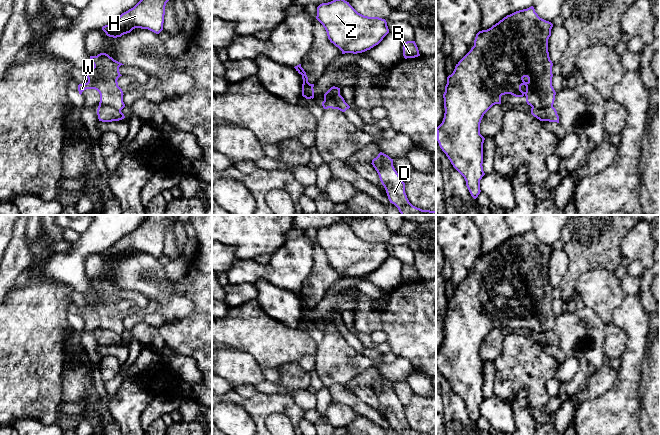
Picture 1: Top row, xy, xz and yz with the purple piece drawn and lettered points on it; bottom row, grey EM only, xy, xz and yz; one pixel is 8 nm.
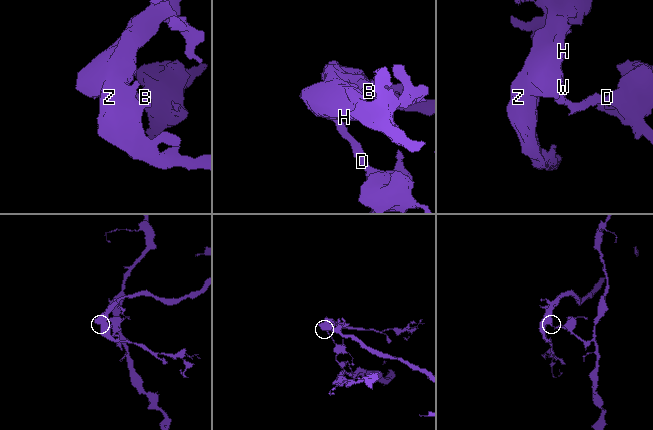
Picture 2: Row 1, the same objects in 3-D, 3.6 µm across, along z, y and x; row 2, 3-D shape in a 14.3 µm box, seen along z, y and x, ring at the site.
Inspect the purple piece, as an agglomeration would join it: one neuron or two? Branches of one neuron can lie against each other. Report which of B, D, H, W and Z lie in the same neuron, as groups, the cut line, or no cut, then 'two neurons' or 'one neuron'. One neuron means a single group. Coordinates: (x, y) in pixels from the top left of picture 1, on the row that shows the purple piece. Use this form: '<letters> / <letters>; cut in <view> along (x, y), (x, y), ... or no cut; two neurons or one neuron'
B H W Z / D; cut in xy along (99, 104), (113, 106), (120, 110); two neurons

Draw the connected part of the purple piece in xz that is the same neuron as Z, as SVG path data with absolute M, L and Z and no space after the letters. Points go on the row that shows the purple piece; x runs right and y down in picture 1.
M333 0L322 3L317 7L316 19L323 25L327 32L328 39L342 54L362 53L378 45L389 33L387 22L379 17L368 17L358 13L345 0Z

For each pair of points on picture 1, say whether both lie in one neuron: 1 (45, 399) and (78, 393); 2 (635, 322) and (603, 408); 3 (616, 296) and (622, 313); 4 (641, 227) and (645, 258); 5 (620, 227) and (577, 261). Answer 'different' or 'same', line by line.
1: different
2: same
3: different
4: same
5: same

